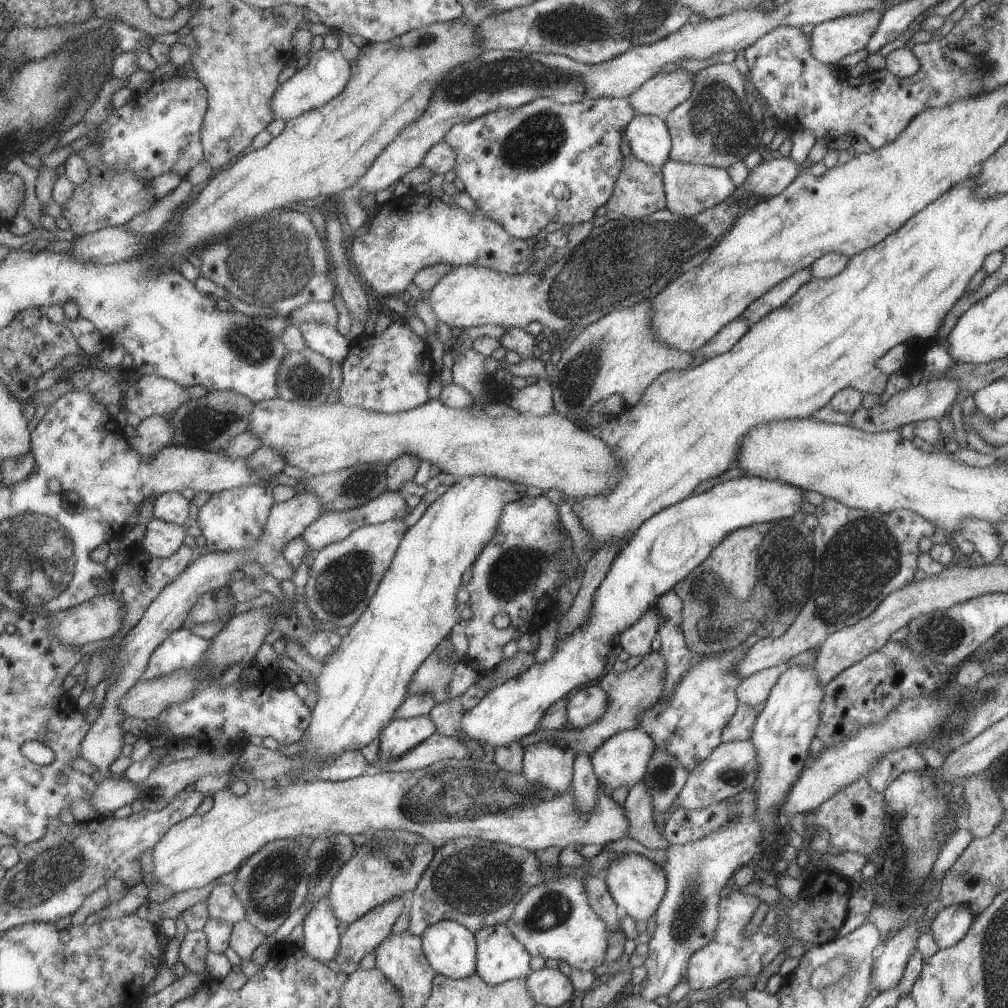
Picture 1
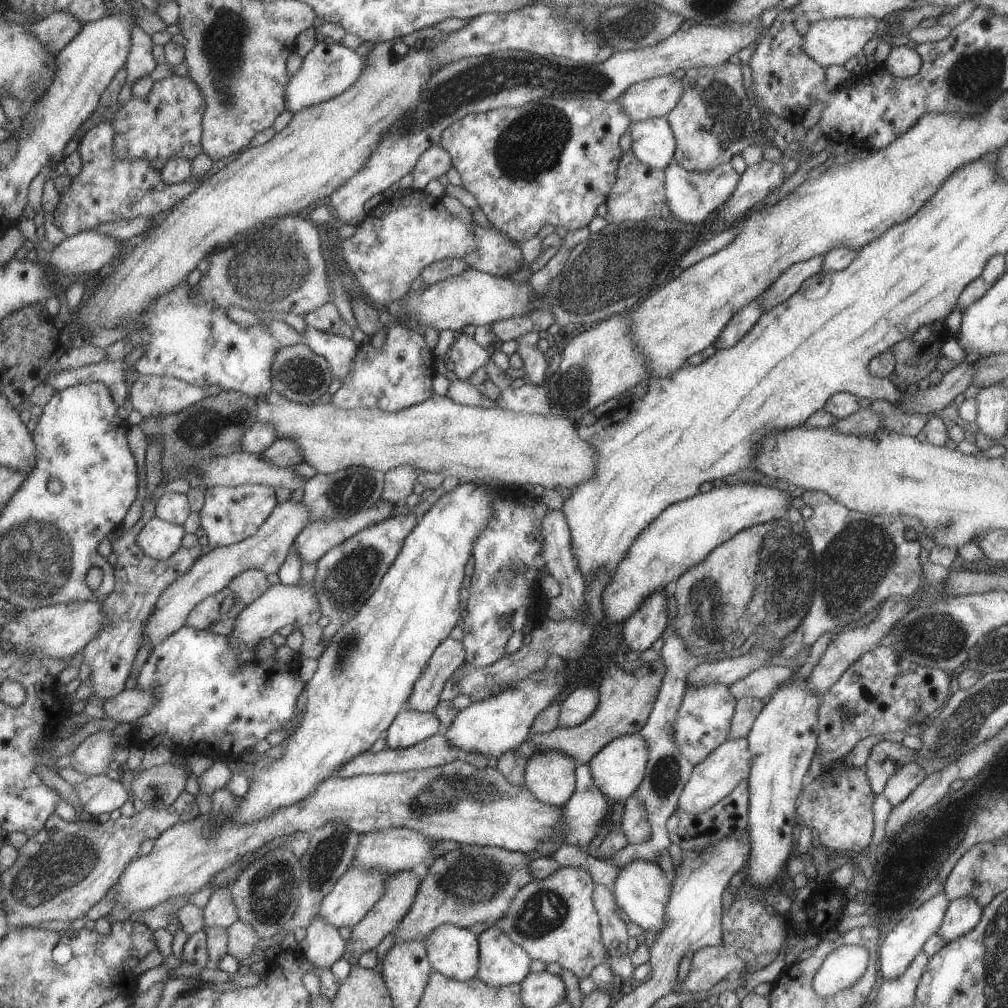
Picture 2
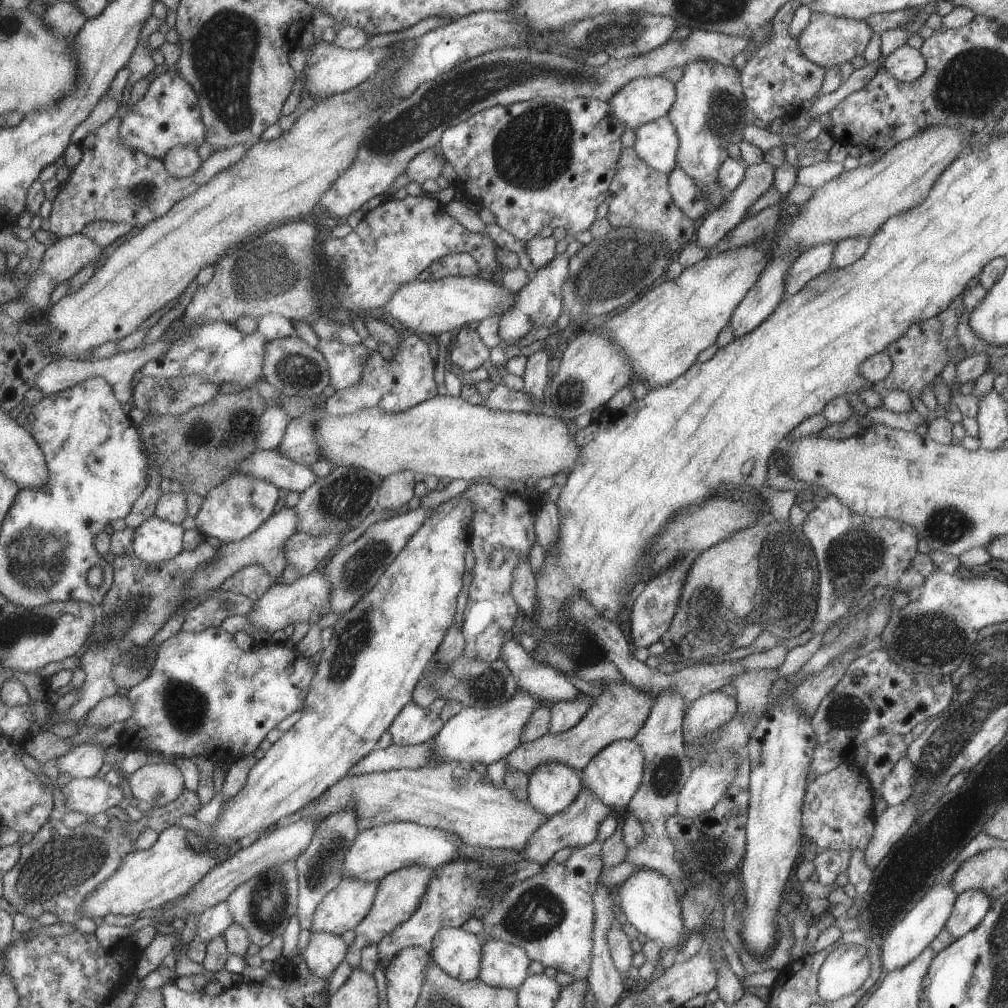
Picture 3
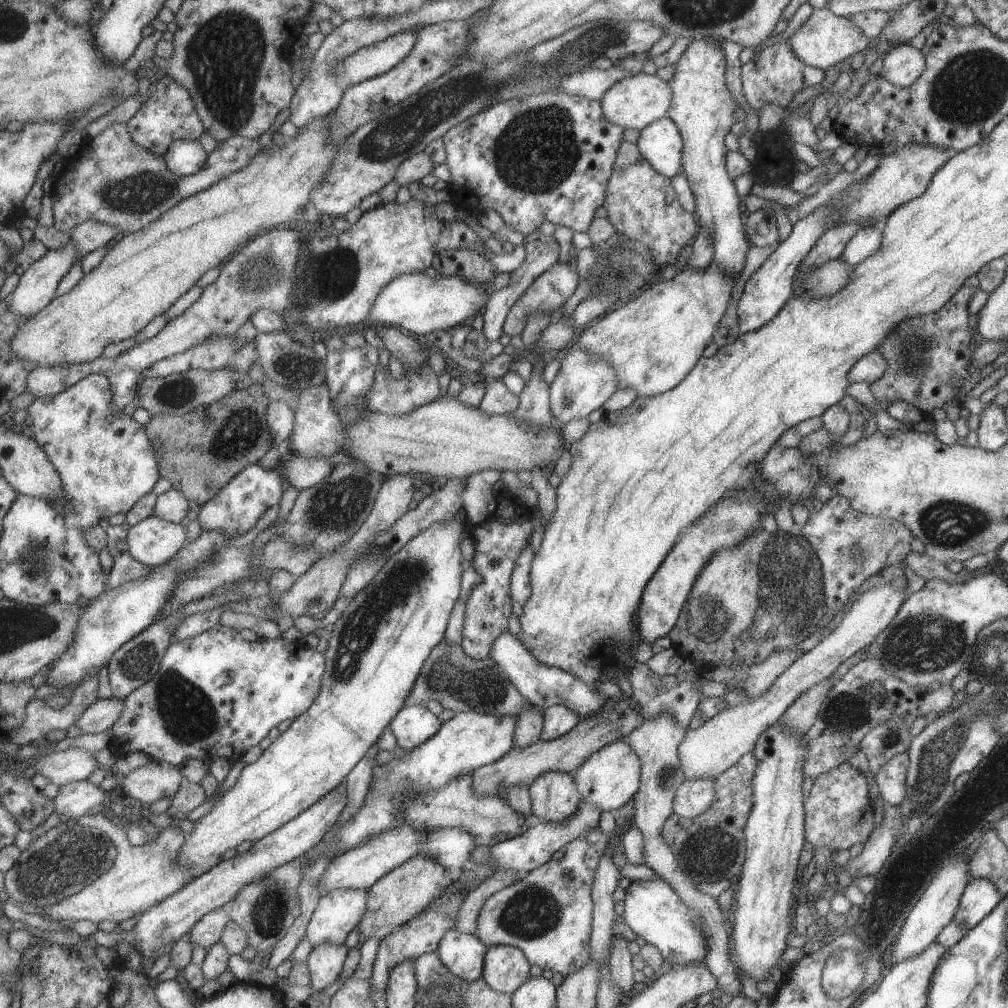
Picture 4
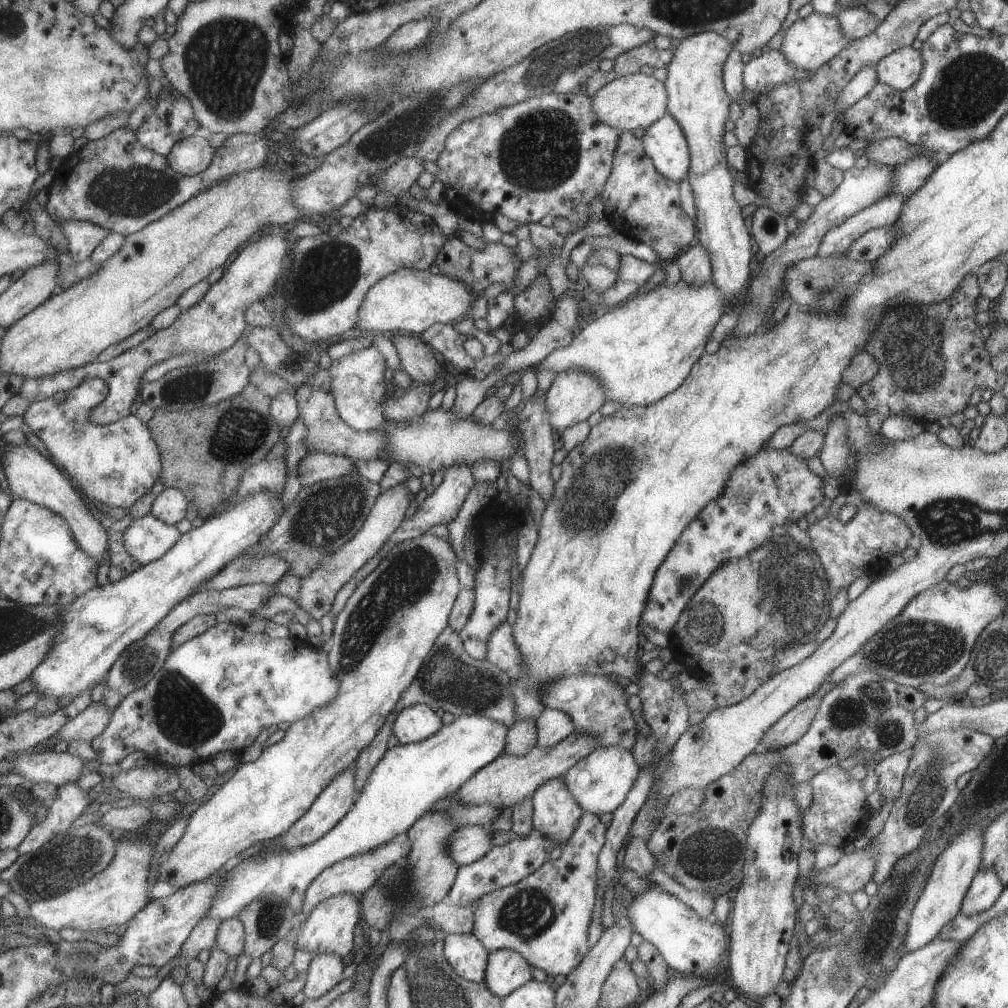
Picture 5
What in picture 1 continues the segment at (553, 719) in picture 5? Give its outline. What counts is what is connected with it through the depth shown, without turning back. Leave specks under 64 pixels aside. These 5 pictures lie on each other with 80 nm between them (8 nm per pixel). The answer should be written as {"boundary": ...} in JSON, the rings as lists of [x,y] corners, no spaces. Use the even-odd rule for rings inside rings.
{"boundary":[[[599,685],[577,689],[567,702],[566,722],[577,729],[594,723],[606,712],[606,692]]]}

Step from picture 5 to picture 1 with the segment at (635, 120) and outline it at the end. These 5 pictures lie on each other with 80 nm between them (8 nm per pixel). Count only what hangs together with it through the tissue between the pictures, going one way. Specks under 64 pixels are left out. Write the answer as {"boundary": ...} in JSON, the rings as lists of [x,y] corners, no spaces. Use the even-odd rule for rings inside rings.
{"boundary":[[[676,68],[669,73],[658,73],[648,78],[627,97],[637,115],[655,115],[660,119],[690,95],[694,74]]]}

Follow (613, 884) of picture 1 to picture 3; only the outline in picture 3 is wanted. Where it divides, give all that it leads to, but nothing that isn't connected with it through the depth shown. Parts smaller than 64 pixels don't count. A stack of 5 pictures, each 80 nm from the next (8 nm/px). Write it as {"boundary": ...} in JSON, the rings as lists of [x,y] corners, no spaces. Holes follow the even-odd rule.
{"boundary":[[[638,867],[622,884],[619,883],[614,890],[614,896],[625,914],[626,922],[634,926],[638,933],[657,942],[661,949],[668,949],[679,943],[684,944],[680,908],[676,899],[678,894],[665,875],[647,867]]]}

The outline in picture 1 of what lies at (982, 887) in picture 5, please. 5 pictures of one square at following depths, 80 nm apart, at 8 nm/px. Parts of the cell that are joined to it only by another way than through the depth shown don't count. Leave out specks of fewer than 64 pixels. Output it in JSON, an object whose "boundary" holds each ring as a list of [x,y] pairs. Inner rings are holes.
{"boundary":[[[949,905],[934,916],[928,931],[939,949],[953,946],[967,932],[975,917],[966,905]]]}

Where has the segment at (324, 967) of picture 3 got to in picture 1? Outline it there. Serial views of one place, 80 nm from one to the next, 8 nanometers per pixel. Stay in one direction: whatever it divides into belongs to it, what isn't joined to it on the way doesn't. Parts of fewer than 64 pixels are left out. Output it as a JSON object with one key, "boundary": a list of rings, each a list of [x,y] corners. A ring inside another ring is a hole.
{"boundary":[[[322,896],[301,922],[304,936],[303,949],[311,958],[325,963],[336,956],[338,949],[338,920],[333,914],[328,896]]]}

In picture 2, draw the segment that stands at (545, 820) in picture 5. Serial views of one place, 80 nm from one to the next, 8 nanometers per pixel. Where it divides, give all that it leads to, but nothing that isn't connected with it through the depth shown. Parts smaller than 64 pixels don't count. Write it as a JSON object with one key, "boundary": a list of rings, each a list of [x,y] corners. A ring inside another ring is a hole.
{"boundary":[[[541,749],[528,756],[524,768],[524,785],[541,802],[563,806],[572,795],[575,762],[557,749]]]}

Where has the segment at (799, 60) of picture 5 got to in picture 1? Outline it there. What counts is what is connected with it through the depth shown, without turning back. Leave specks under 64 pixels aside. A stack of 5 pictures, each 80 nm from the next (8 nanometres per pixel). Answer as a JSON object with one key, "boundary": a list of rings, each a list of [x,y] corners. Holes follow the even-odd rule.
{"boundary":[[[863,11],[816,24],[809,34],[811,54],[823,64],[836,66],[843,56],[864,48],[881,17],[877,11]]]}

